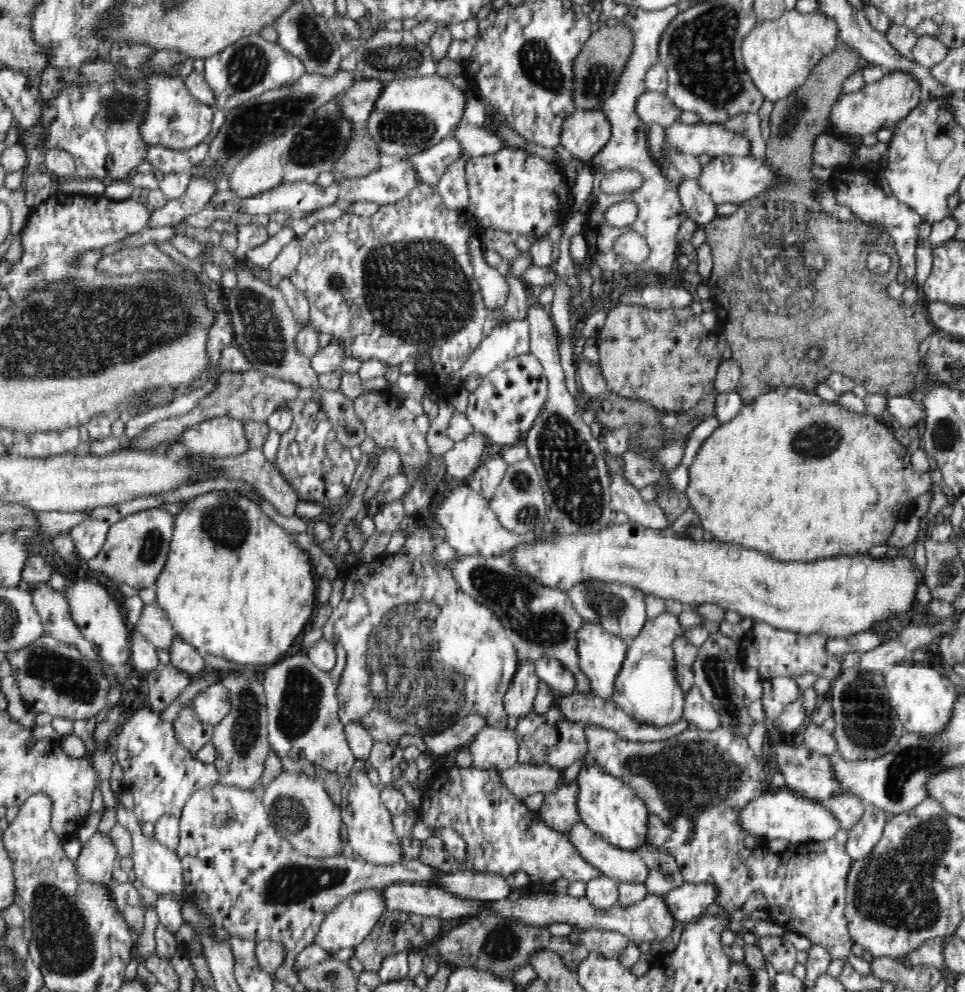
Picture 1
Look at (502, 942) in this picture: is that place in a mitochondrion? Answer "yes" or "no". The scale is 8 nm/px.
yes

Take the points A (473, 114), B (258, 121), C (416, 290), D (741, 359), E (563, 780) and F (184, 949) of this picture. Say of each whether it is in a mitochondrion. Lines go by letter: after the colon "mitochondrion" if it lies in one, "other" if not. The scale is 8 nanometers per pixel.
A: other
B: mitochondrion
C: mitochondrion
D: other
E: other
F: other

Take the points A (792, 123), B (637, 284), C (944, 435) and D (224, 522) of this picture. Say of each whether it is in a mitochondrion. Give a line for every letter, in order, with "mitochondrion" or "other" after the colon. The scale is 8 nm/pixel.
A: mitochondrion
B: other
C: mitochondrion
D: mitochondrion

